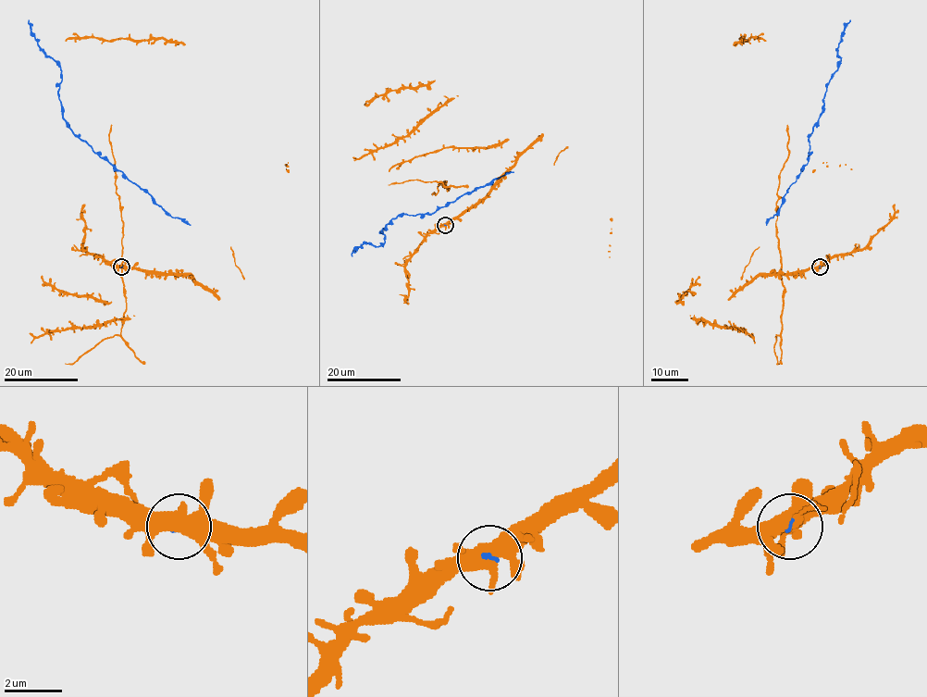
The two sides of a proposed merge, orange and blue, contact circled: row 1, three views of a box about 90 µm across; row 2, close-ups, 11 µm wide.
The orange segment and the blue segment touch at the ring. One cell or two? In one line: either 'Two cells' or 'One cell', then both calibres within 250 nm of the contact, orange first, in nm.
One cell. Thickness 440 nm (orange) against 90 nm

